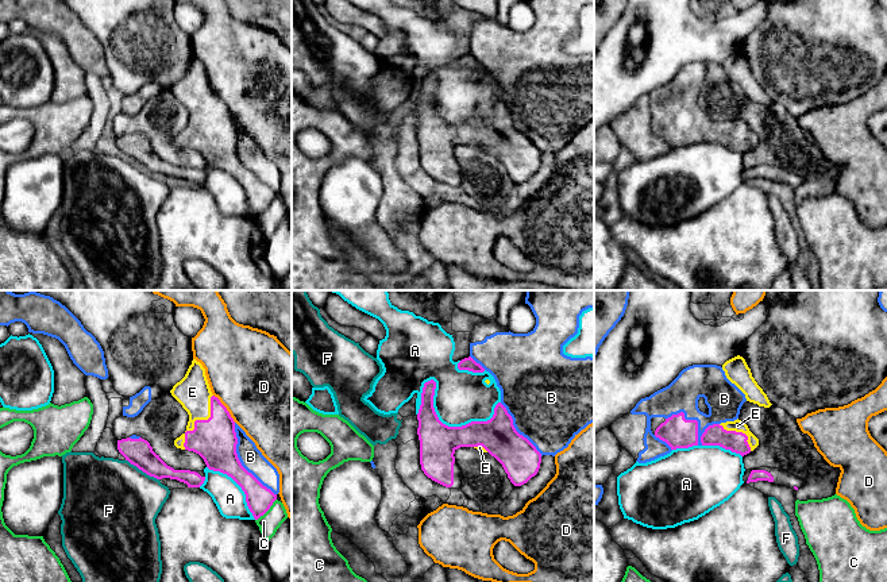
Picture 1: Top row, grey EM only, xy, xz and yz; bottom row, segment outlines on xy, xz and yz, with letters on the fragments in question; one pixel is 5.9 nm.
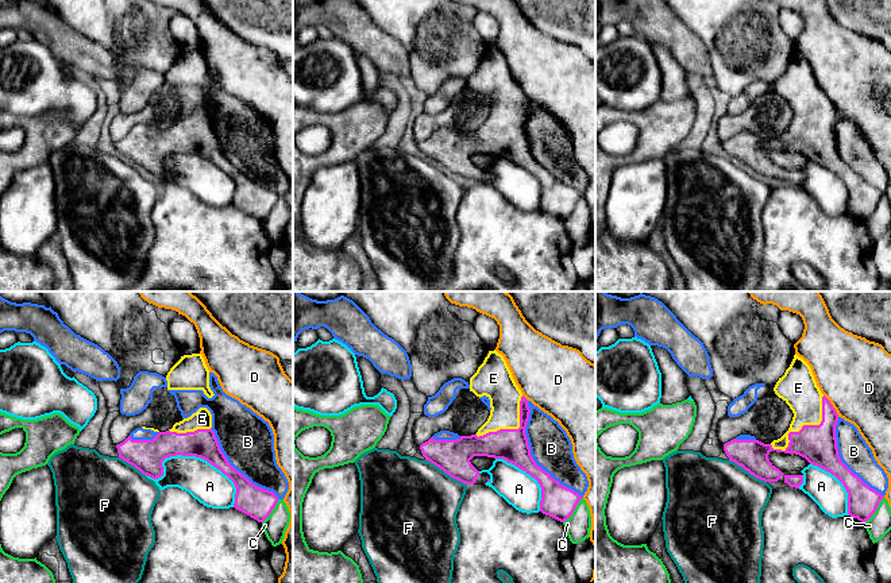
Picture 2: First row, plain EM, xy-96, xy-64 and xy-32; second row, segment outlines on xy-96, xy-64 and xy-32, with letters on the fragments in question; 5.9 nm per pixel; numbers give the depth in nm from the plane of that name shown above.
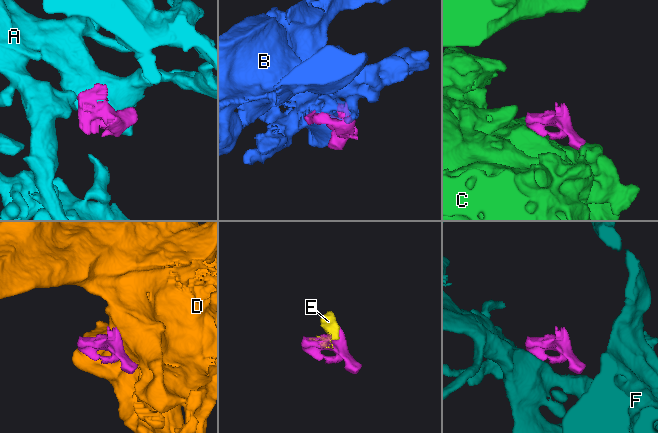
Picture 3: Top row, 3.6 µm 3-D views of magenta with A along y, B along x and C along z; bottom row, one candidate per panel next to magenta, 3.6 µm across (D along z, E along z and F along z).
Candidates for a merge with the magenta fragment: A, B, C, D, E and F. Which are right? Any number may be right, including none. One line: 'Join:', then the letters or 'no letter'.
Join: B, E

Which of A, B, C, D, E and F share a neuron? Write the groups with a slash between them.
A / B E / C / D / F

